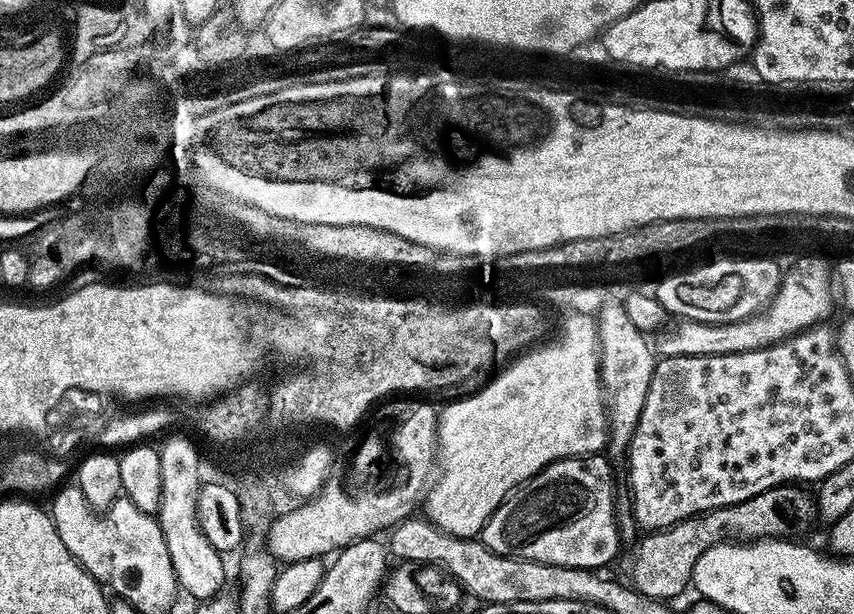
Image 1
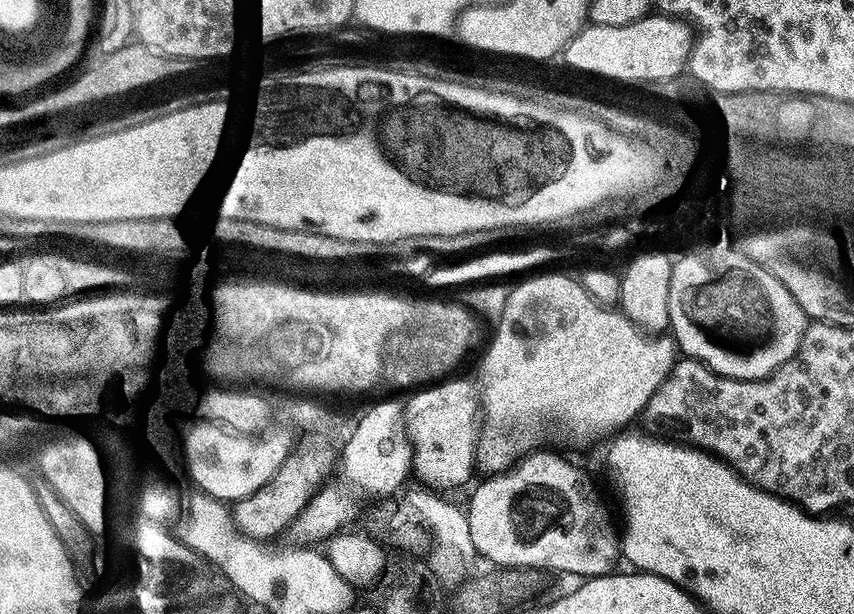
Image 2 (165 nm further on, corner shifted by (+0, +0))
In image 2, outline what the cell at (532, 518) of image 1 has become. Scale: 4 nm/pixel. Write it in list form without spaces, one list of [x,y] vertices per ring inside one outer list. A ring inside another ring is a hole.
[[[540,451],[527,453],[503,473],[504,488],[484,488],[480,492],[480,501],[474,500],[467,504],[474,545],[491,565],[500,565],[504,569],[553,568],[556,572],[584,576],[580,578],[609,575],[617,567],[616,559],[621,559],[622,540],[617,525],[616,528],[612,525],[612,516],[595,482],[578,465],[570,464],[552,452]]]

